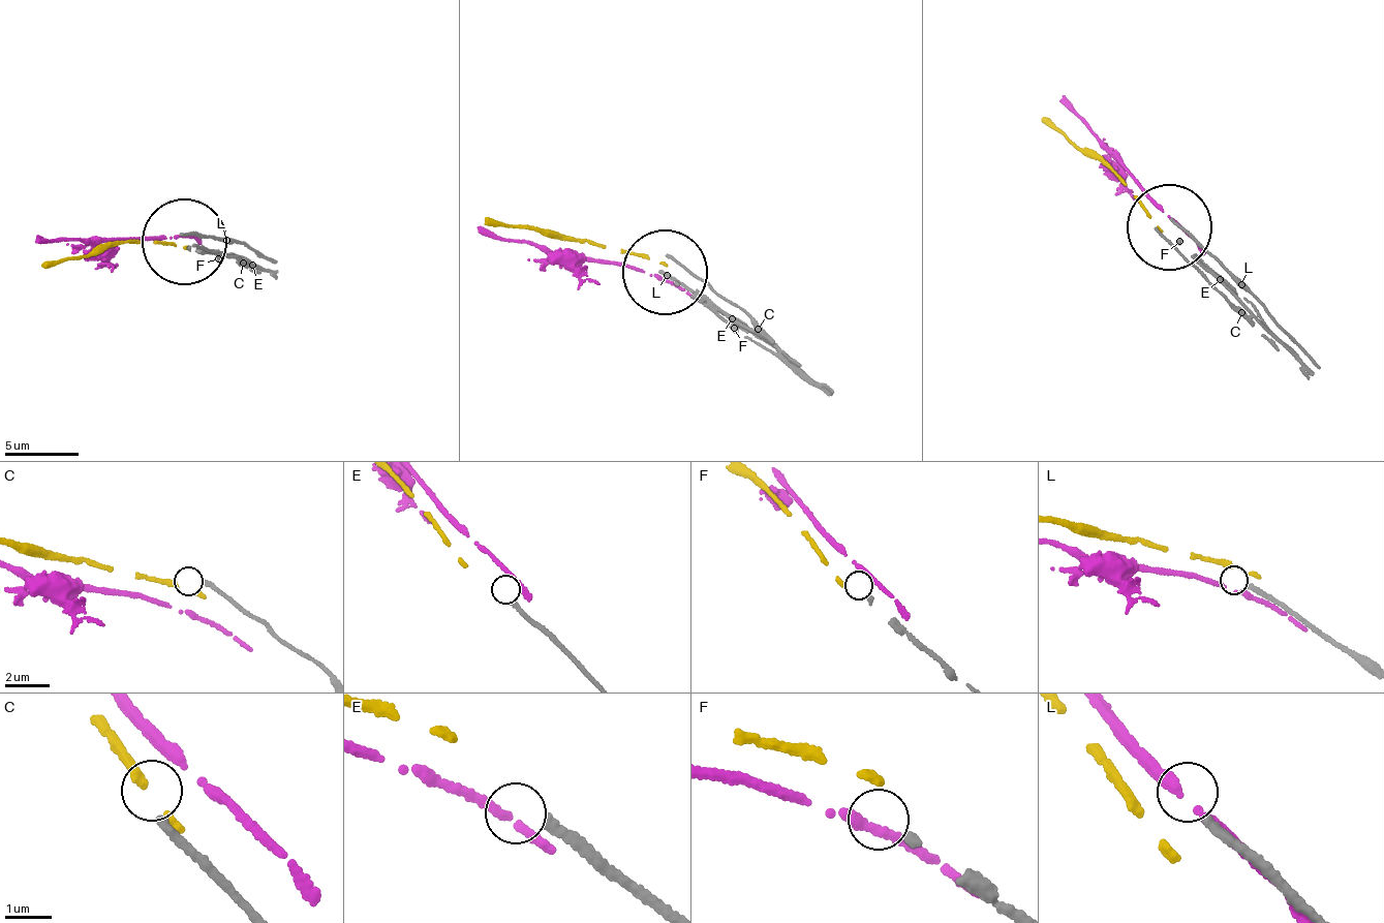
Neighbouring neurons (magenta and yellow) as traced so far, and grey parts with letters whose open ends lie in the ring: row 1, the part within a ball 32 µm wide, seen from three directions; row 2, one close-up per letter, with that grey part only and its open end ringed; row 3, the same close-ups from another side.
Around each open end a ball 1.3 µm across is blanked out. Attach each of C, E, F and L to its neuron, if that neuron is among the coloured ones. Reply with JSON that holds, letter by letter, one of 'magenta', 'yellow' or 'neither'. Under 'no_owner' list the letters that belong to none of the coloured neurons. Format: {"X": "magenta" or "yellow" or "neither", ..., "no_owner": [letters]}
{"C": "neither", "E": "neither", "F": "neither", "L": "neither", "no_owner": ["C", "E", "F", "L"]}

